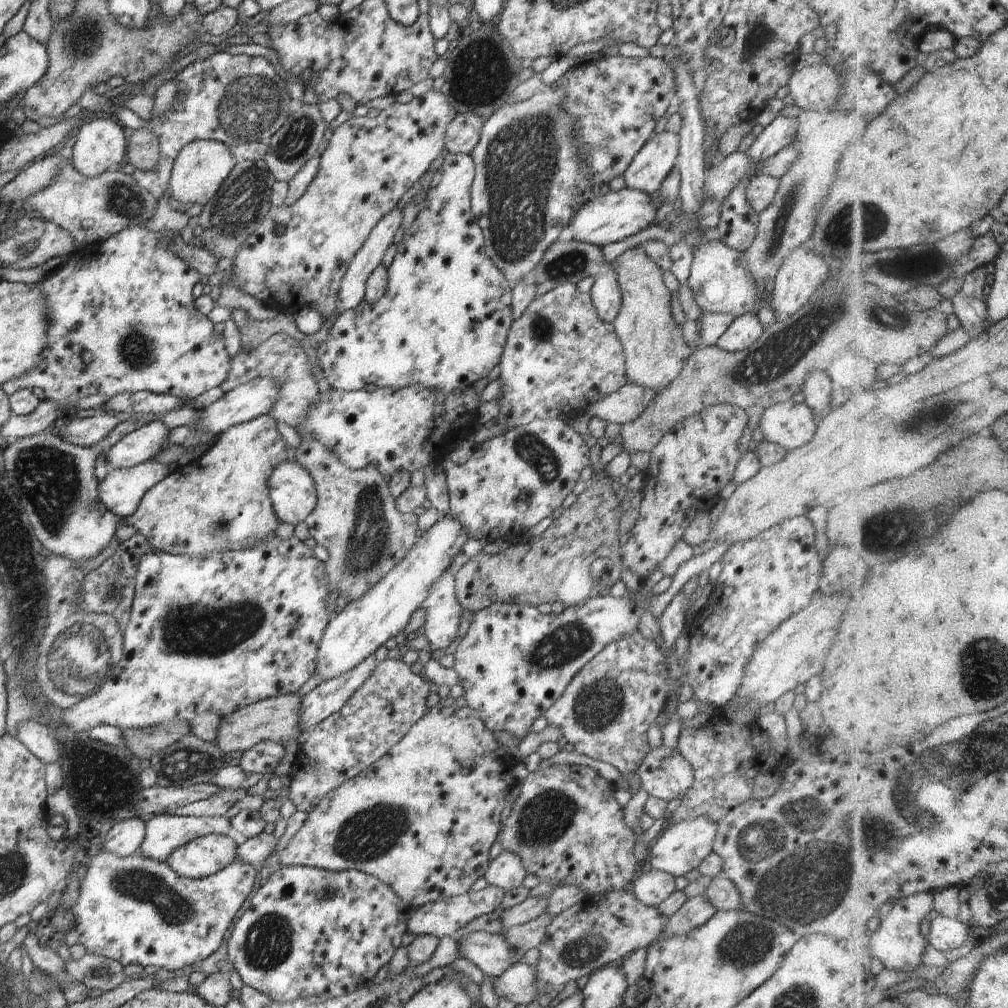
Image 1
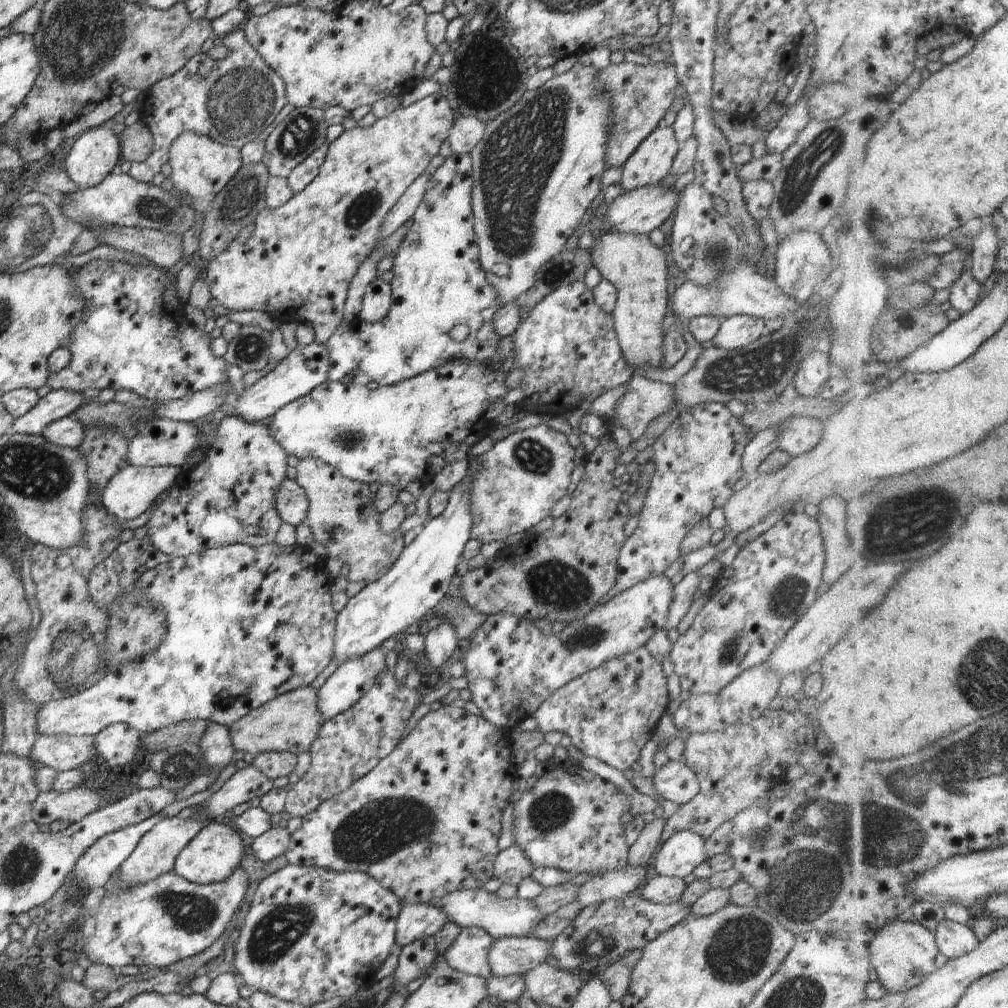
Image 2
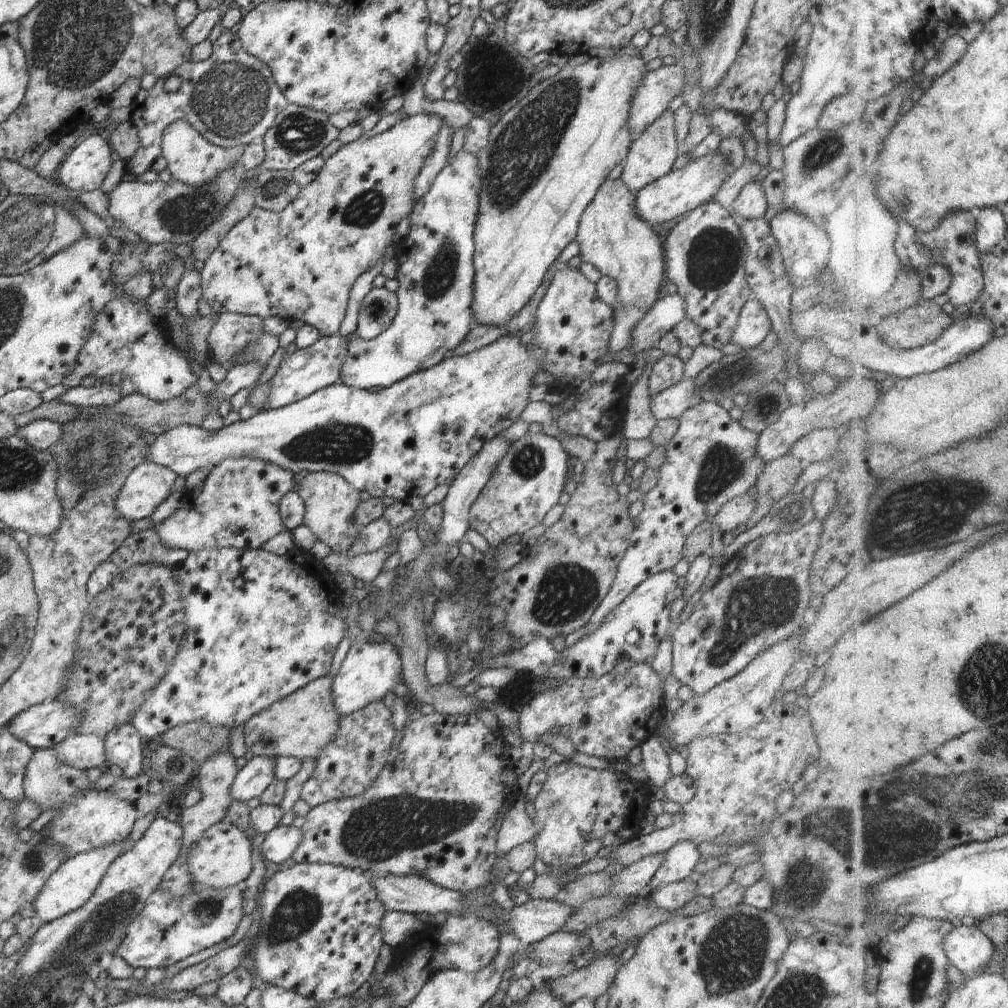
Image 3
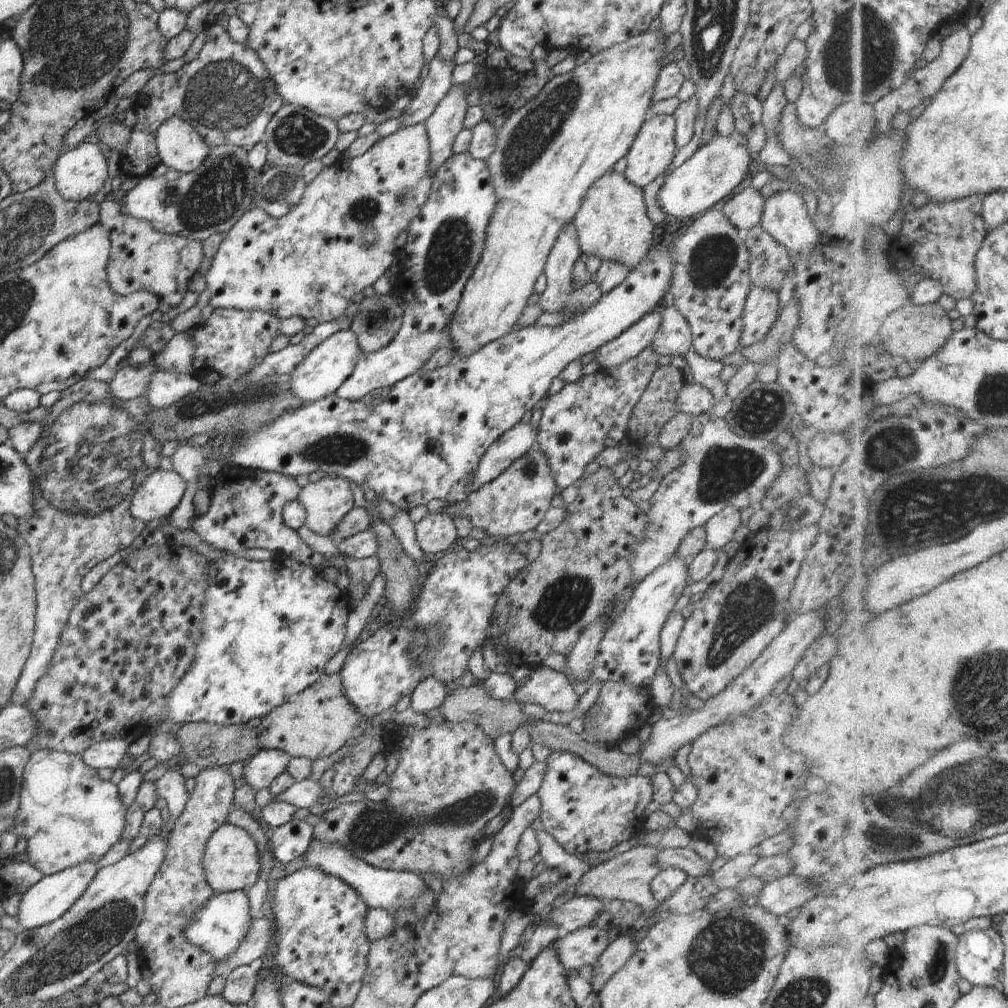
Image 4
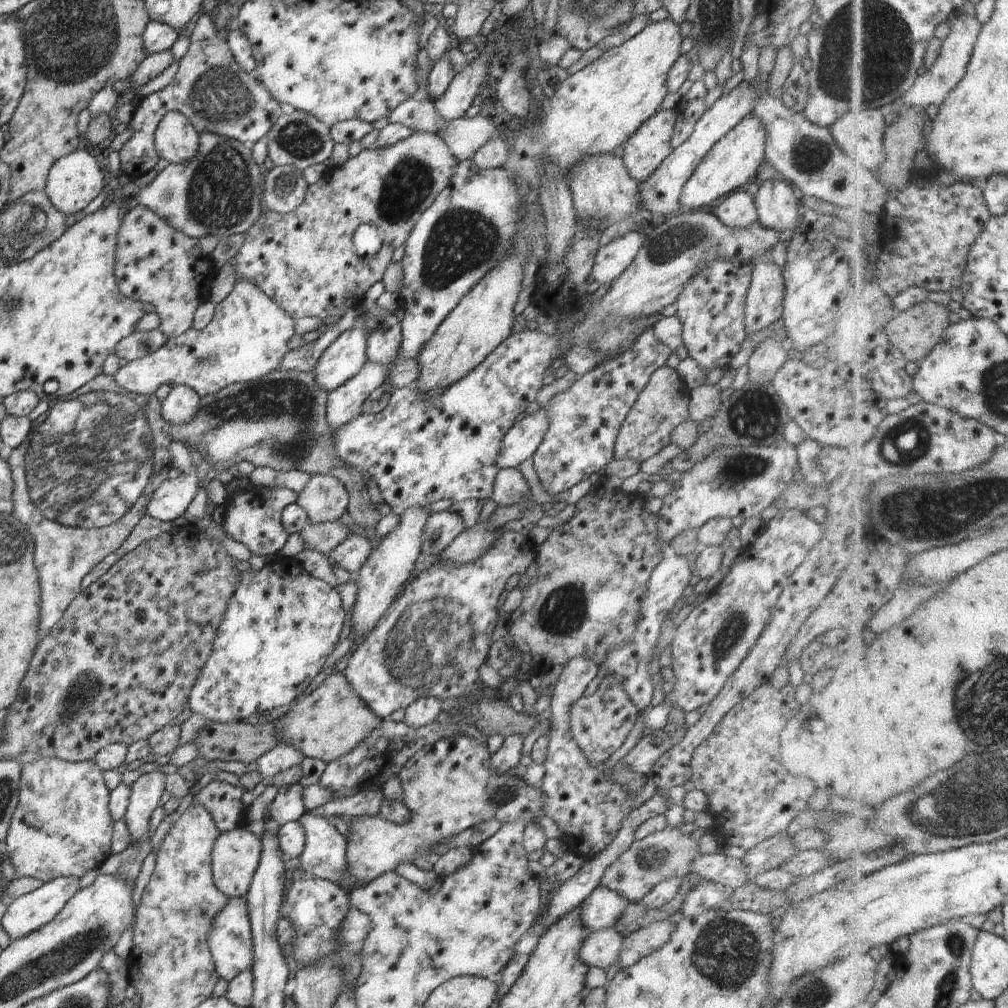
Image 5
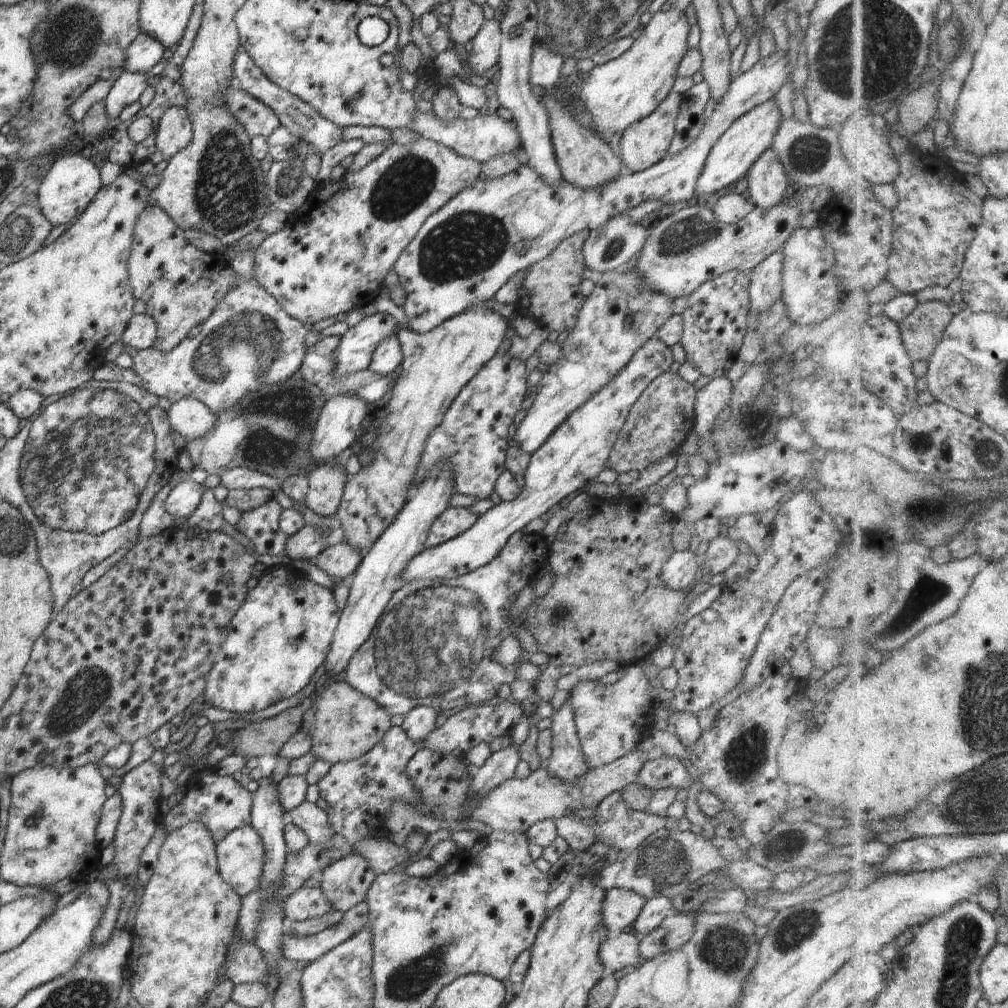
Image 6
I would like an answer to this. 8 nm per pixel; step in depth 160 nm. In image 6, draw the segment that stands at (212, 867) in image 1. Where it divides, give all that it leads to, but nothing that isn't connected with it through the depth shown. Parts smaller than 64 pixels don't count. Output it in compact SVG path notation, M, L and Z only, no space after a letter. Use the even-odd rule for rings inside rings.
M251 826L231 831L215 847L220 878L240 897L255 892L262 880L264 848Z

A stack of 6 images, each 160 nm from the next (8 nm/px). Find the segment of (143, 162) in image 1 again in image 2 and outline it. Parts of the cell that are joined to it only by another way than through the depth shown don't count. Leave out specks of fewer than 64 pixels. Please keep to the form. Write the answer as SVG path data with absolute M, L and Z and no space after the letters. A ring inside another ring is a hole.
M141 120L130 126L126 125L123 132L117 137L119 138L121 155L128 162L142 162L151 155L153 136Z

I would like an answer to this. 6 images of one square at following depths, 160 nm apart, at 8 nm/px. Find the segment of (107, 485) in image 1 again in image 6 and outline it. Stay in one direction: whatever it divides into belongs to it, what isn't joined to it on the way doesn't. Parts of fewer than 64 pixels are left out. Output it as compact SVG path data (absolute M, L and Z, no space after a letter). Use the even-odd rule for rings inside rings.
M187 478L176 484L164 500L164 510L172 517L190 517L198 508L205 486Z

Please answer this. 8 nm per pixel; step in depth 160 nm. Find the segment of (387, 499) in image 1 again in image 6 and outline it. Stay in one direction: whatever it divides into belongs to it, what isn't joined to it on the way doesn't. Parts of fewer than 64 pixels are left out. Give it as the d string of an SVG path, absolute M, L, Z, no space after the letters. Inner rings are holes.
M332 464L318 465L308 474L305 506L322 517L335 517L347 482L347 472Z

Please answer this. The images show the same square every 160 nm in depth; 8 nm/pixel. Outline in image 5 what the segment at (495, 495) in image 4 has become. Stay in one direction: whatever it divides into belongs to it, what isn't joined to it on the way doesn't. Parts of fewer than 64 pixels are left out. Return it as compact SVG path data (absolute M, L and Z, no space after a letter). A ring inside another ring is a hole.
M514 468L499 469L497 472L494 484L492 500L497 506L512 506L520 502L524 496L527 497L528 480L525 479L522 473Z

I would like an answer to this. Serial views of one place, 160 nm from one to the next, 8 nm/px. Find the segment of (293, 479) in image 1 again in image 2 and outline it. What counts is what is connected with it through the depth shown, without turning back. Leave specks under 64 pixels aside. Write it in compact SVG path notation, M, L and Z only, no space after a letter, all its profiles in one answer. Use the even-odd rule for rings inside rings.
M284 479L275 494L276 510L282 522L297 527L306 520L309 500L296 480Z

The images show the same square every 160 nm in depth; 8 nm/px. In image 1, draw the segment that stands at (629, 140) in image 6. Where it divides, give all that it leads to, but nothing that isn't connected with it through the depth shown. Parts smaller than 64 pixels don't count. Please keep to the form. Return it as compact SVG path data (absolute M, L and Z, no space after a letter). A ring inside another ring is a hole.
M665 130L659 134L652 134L621 177L626 187L650 195L661 188L666 175L676 166L678 156L679 133Z

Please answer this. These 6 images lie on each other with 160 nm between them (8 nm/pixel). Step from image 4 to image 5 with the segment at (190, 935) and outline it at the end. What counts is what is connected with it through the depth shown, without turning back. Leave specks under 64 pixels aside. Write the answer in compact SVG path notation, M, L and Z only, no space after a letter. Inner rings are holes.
M229 897L227 905L213 918L208 937L216 972L220 978L230 982L241 972L252 968L253 938L248 916L247 902L242 898Z

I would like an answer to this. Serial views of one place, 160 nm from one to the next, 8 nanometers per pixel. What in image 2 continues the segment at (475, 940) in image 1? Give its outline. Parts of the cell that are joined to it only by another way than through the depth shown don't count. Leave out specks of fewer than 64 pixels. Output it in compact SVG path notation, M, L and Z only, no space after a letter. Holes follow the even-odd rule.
M530 936L496 939L488 953L492 975L524 975L535 966L546 963L552 943Z

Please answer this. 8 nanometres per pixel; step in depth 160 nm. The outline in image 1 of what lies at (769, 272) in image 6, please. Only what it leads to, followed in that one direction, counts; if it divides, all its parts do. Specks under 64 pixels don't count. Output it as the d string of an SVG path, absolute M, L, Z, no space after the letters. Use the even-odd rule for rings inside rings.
M746 313L733 318L715 342L722 350L735 353L752 346L763 333L764 326L758 317Z

